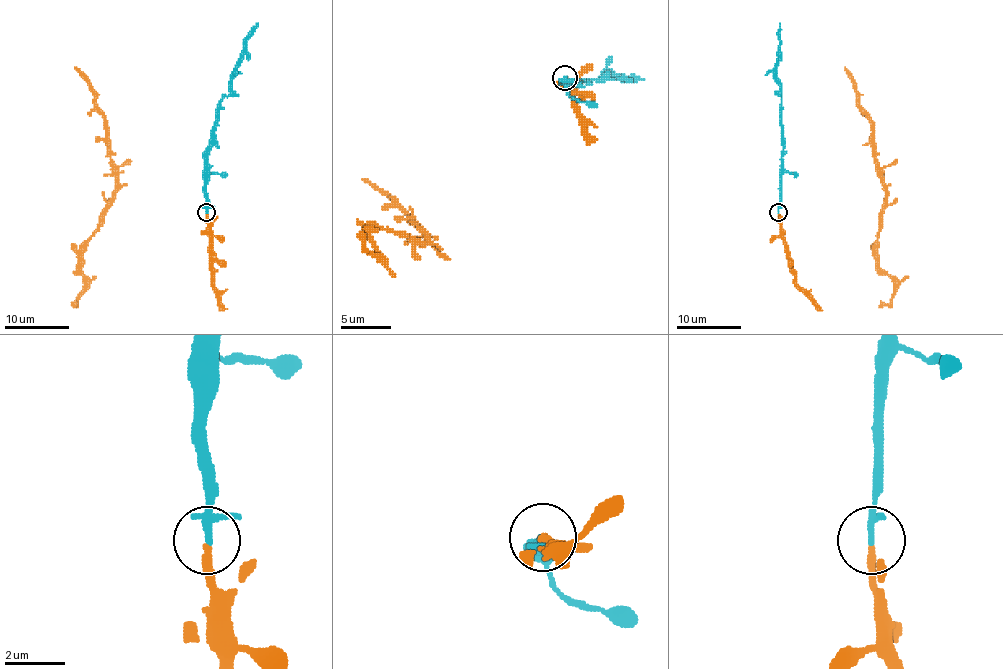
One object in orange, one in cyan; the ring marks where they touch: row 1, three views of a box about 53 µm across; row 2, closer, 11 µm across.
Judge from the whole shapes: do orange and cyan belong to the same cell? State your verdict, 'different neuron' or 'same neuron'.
same neuron

